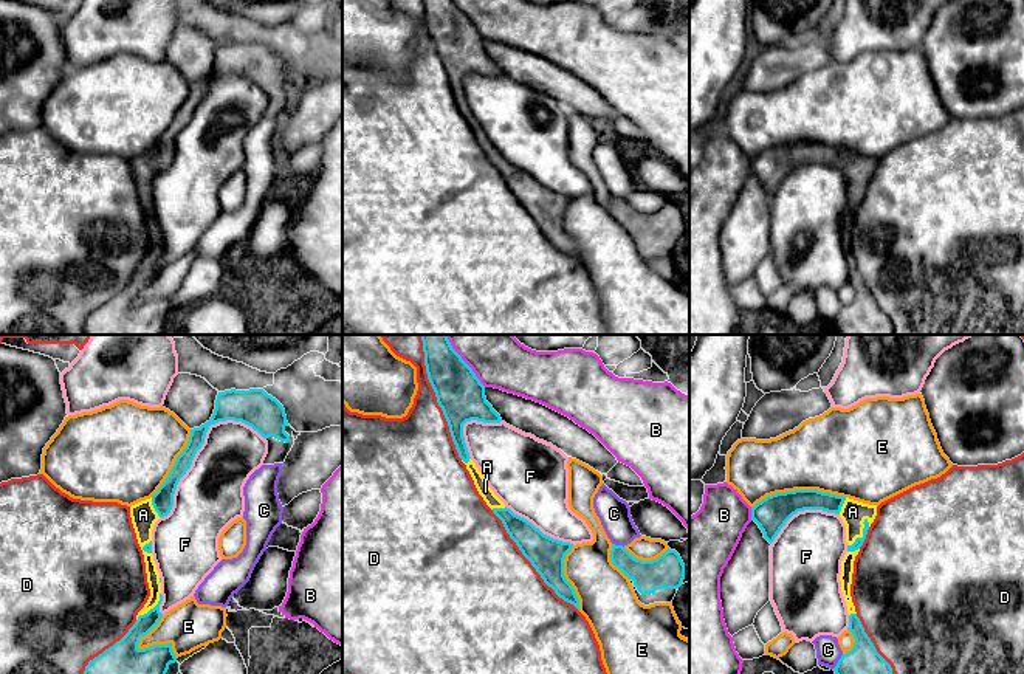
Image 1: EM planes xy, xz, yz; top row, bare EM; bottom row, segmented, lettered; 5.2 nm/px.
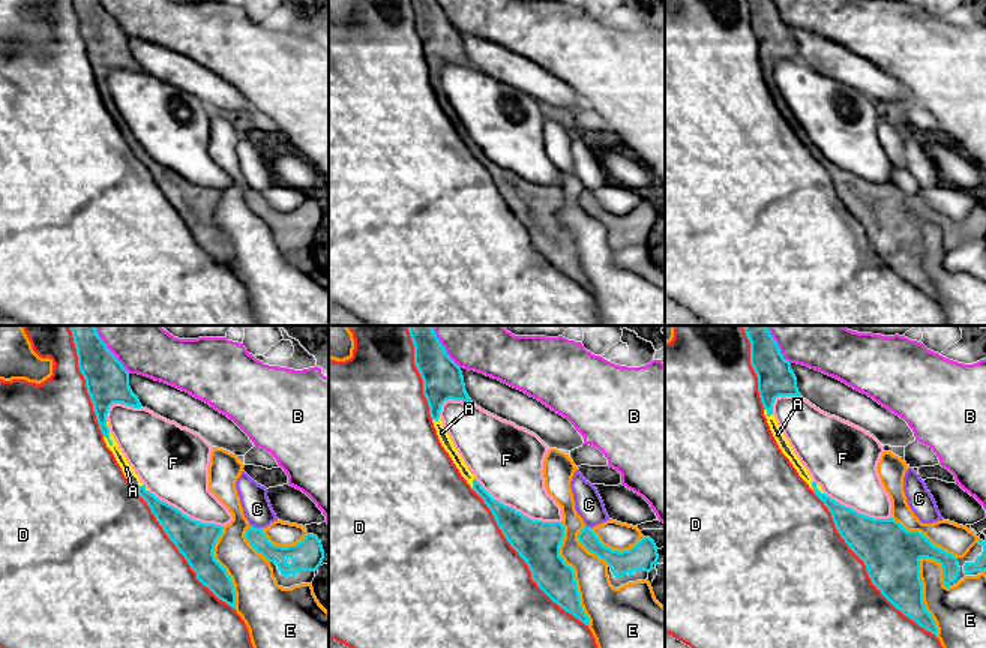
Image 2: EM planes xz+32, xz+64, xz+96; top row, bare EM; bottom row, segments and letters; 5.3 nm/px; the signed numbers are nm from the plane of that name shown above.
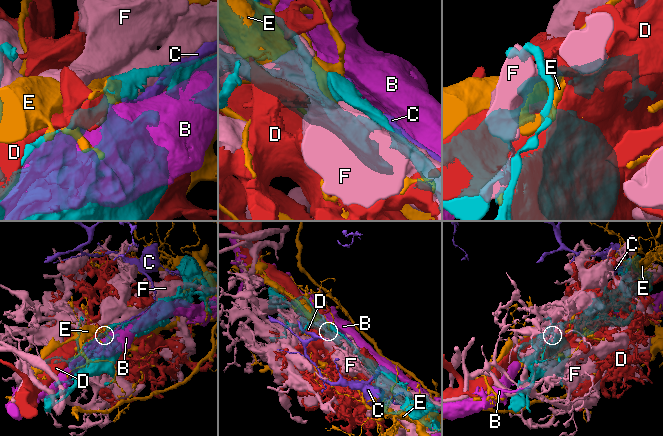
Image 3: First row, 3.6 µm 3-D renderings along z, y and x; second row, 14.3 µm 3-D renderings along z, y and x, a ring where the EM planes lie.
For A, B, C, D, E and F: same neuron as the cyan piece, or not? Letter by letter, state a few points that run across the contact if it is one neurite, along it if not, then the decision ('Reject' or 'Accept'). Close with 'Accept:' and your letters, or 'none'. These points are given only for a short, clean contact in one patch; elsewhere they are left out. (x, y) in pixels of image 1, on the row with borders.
A: Accept
B: Reject
C: Reject
D: Reject
E: Reject
F: Reject
Accept: A

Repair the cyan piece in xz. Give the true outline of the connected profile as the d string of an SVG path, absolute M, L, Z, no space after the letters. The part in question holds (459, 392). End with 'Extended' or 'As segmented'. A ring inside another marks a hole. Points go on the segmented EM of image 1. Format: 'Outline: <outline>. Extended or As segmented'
Outline: M421 335L428 380L437 403L448 421L459 457L466 465L479 494L502 521L507 533L522 555L531 562L544 583L564 601L579 610L575 589L564 576L564 559L573 544L544 535L527 519L514 514L488 487L485 477L471 460L463 425L471 420L500 423L500 415L486 401L485 386L472 369L452 349L446 335Z. Extended

